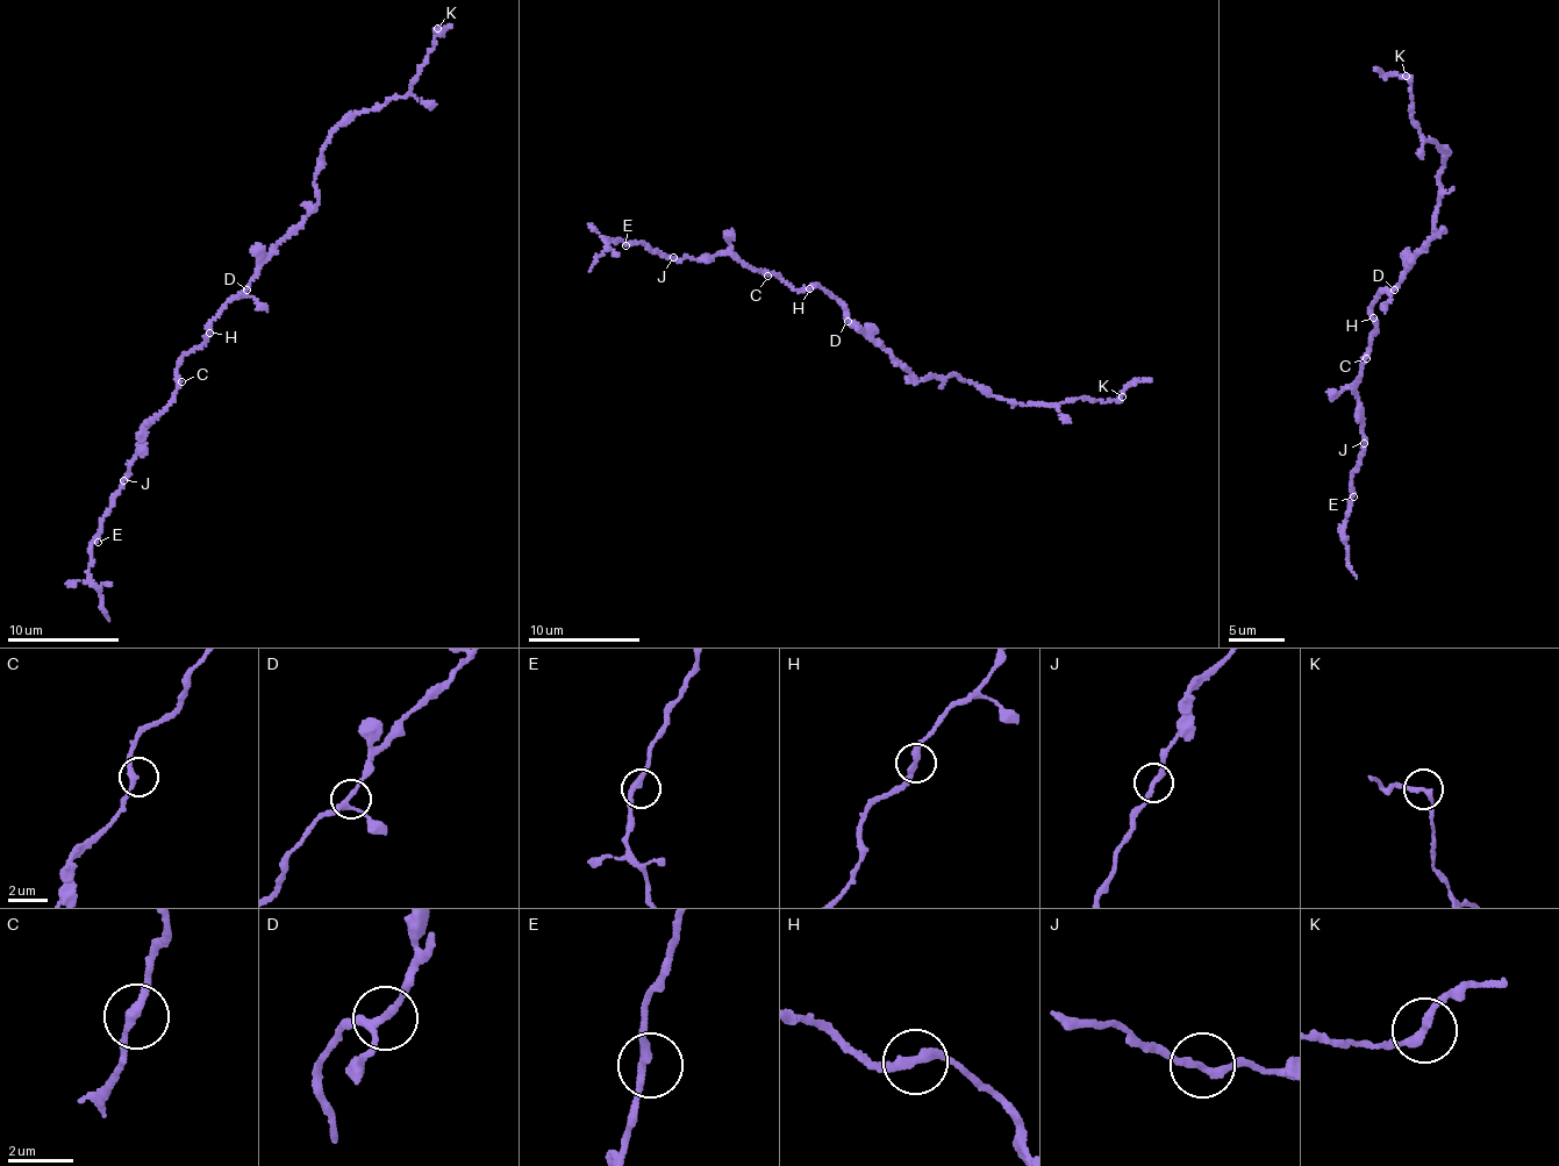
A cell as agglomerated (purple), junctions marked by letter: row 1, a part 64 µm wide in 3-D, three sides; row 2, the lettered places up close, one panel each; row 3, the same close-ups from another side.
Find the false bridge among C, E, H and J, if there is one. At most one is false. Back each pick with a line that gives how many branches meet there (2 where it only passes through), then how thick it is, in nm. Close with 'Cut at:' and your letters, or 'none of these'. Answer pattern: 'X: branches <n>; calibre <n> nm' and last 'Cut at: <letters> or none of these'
Cut at: none of these

